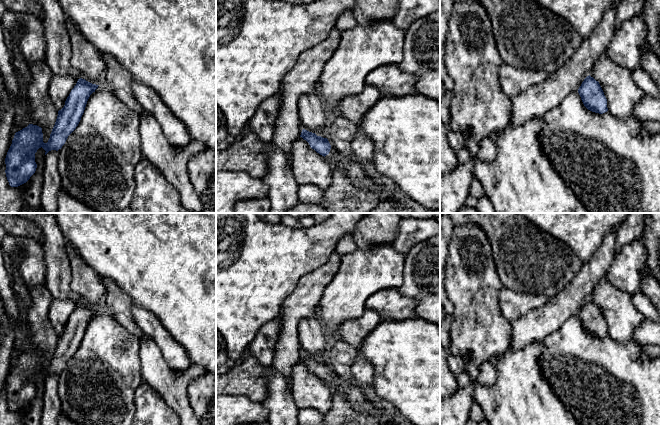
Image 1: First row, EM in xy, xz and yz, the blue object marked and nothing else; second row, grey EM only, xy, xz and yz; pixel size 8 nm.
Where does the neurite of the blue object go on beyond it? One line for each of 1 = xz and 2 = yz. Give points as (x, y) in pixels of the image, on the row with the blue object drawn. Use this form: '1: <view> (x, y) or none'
1: xz (353, 170)
2: none

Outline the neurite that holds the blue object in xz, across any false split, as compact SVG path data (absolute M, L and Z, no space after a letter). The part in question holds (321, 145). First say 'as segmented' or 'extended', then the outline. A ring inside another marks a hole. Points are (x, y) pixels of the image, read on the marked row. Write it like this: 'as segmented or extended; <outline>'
extended; M305 129L302 130L300 137L306 140L317 153L328 159L334 169L343 170L355 187L373 191L382 196L386 195L387 191L369 178L359 163L343 157L330 145L327 138L317 136Z

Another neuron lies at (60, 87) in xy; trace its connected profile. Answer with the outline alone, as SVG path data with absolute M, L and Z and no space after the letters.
M70 75L52 76L52 79L48 87L48 94L58 111L64 107L65 101L69 96L71 90L76 85L77 81L77 78Z

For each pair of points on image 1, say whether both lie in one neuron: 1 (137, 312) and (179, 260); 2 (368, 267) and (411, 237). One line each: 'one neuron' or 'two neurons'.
1: two neurons
2: two neurons

